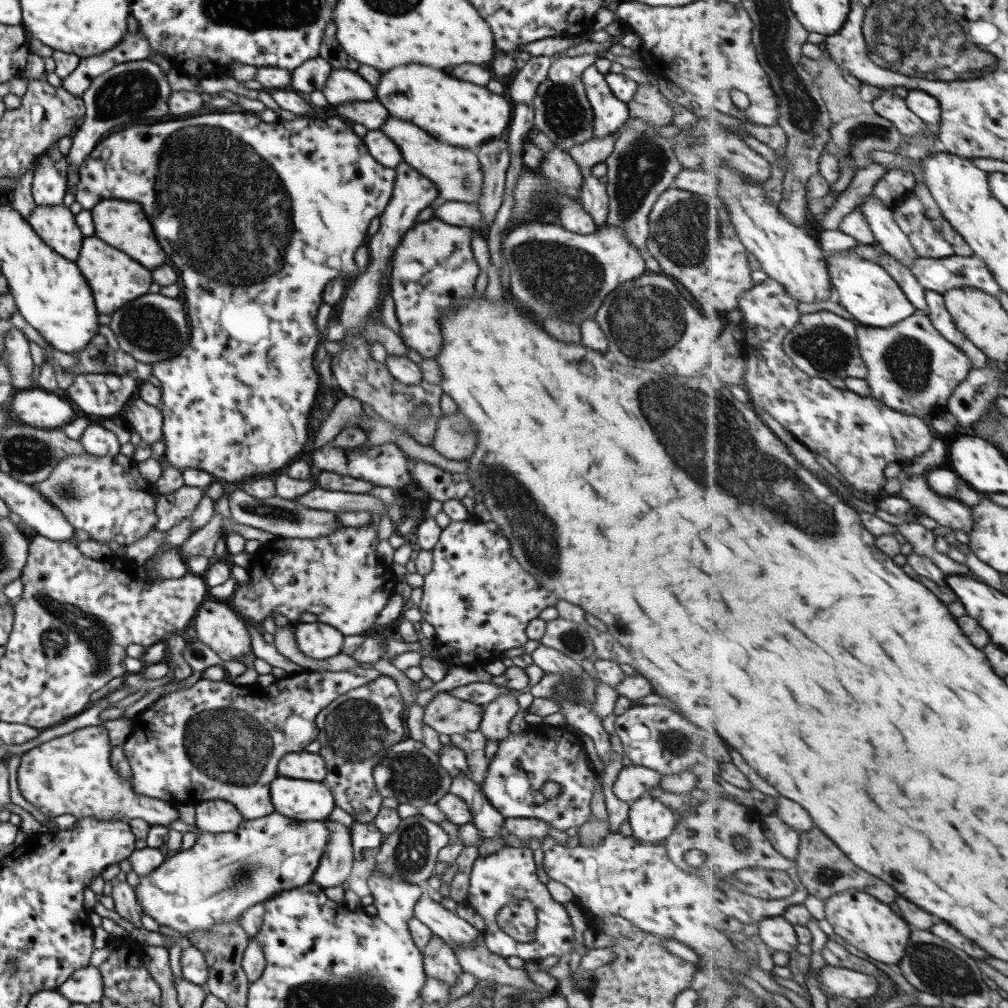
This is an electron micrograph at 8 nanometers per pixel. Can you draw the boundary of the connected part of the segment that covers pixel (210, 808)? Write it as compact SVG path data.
M200 800L195 805L195 826L201 832L223 833L238 829L242 816L238 809L226 800Z

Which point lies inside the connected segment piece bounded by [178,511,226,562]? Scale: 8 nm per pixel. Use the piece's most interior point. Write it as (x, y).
(202, 542)

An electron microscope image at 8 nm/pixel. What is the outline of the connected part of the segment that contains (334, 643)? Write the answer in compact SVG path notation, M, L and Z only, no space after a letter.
M299 622L294 626L295 640L300 652L313 660L327 660L340 655L345 637L336 628L314 622Z

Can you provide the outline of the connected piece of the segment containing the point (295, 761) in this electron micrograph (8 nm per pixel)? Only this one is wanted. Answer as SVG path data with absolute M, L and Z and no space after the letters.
M302 751L286 754L278 764L278 774L280 776L292 776L292 778L302 778L302 780L324 780L327 768L324 768L325 761L319 754L311 754Z

